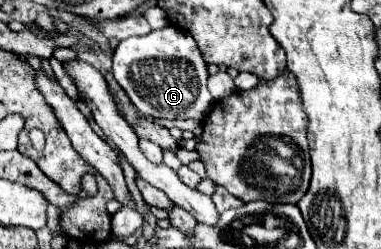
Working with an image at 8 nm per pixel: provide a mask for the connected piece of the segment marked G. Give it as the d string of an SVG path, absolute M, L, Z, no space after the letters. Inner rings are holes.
M175 26L119 41L113 55L113 75L143 117L203 121L213 109L213 97L207 89L207 63L193 37Z

